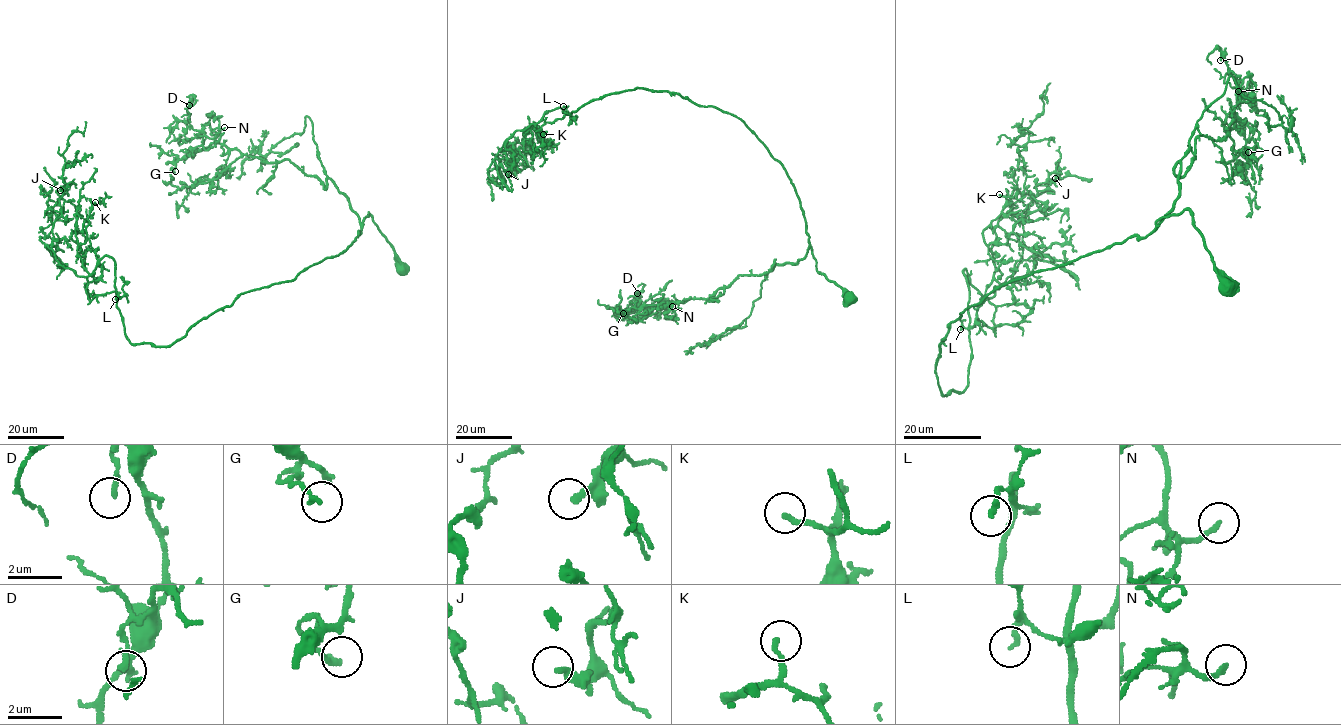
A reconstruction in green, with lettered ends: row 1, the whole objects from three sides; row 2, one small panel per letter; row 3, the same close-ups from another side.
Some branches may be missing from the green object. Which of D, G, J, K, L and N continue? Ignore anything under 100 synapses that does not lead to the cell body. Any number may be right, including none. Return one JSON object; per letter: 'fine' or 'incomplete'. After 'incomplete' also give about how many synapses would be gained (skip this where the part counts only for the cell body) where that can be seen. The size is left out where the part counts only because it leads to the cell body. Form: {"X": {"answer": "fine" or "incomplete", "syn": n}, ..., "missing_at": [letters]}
{"D": {"answer": "fine"}, "G": {"answer": "fine"}, "J": {"answer": "fine"}, "K": {"answer": "fine"}, "L": {"answer": "fine"}, "N": {"answer": "fine"}, "missing_at": []}

